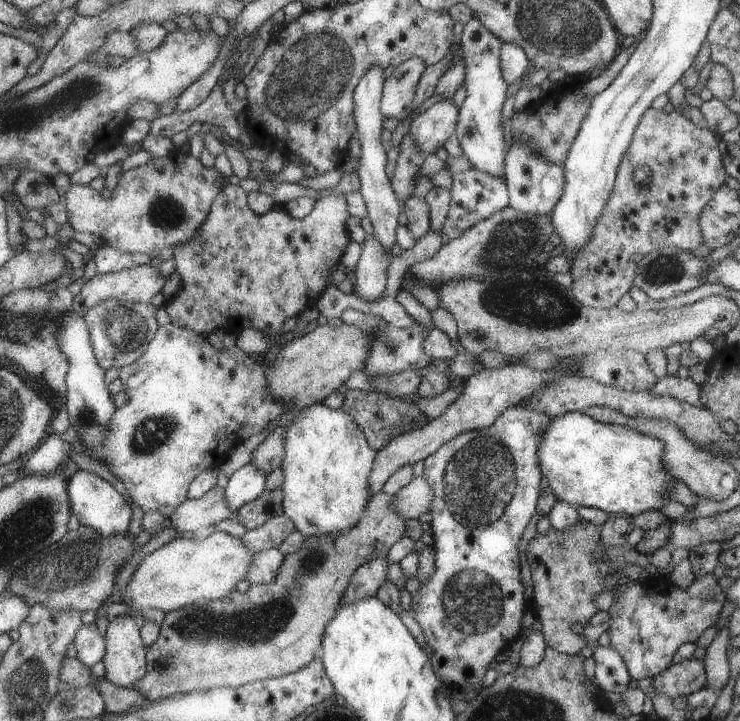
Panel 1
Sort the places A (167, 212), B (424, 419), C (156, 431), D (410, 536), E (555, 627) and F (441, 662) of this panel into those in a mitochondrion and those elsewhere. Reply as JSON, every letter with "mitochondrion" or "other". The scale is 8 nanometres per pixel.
{"A":"mitochondrion","B":"other","C":"mitochondrion","D":"other","E":"other","F":"other"}

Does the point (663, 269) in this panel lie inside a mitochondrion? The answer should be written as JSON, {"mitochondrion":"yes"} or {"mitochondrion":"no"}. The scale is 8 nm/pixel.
{"mitochondrion":"yes"}

